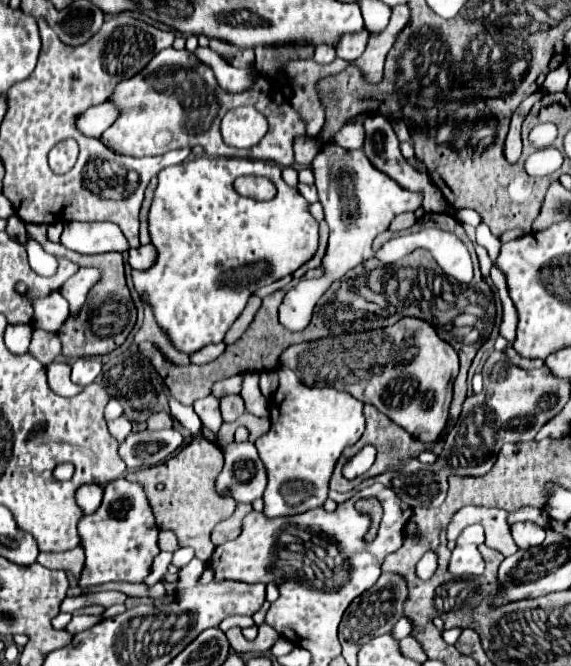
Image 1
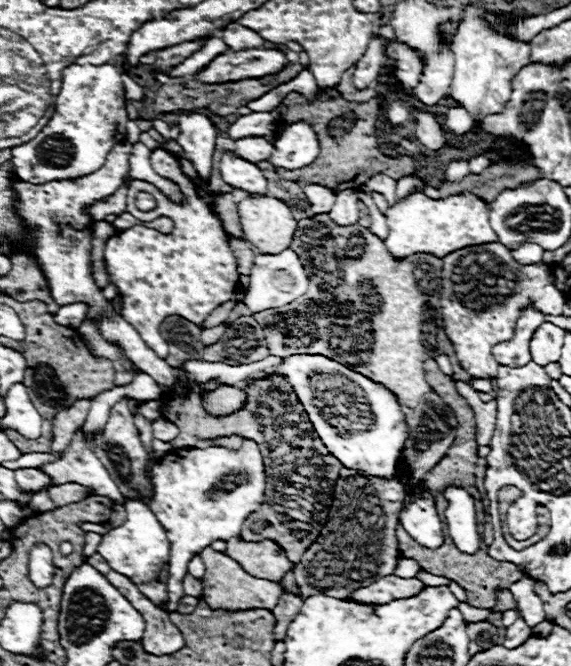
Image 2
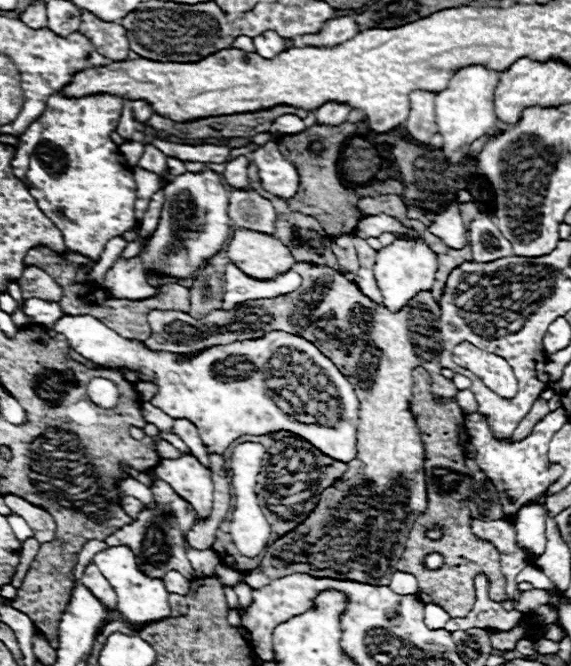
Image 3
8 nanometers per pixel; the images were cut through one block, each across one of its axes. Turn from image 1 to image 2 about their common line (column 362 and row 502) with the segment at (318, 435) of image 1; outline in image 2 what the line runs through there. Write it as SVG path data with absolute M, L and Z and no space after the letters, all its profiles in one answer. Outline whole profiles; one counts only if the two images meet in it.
M426 496L414 504L408 504L408 508L400 512L400 522L410 538L416 540L420 546L440 548L444 544L442 522L436 514L432 498Z

